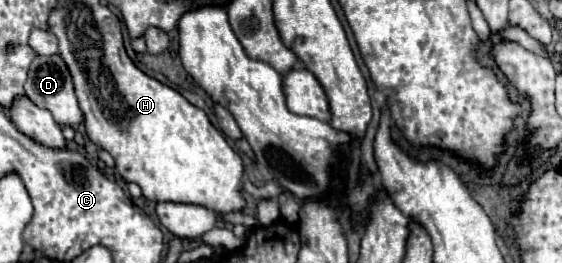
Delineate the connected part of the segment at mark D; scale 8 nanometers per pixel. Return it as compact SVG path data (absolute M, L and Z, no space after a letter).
M54 54L54 56L36 56L30 70L28 70L28 80L26 80L26 96L40 108L46 108L52 112L54 120L60 126L76 126L84 120L80 108L78 108L78 100L74 94L74 84L72 84L72 76L64 64L64 60Z

